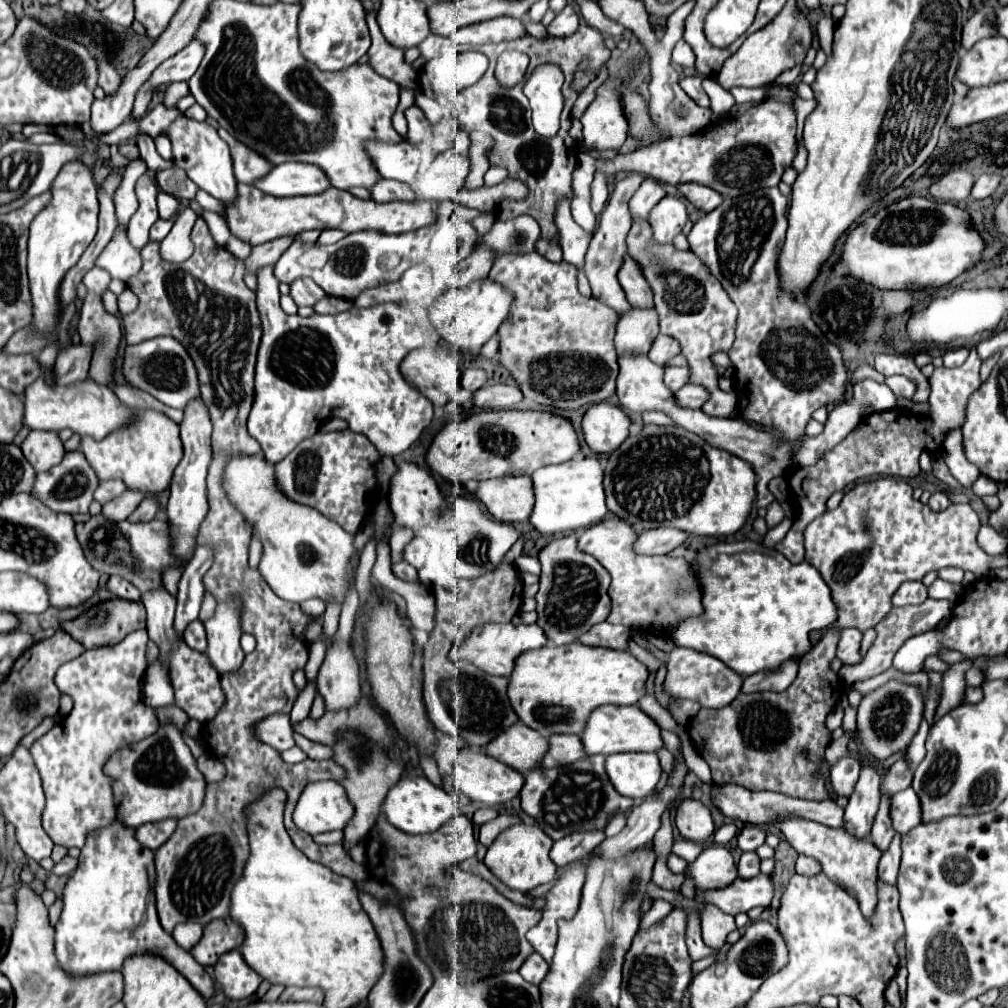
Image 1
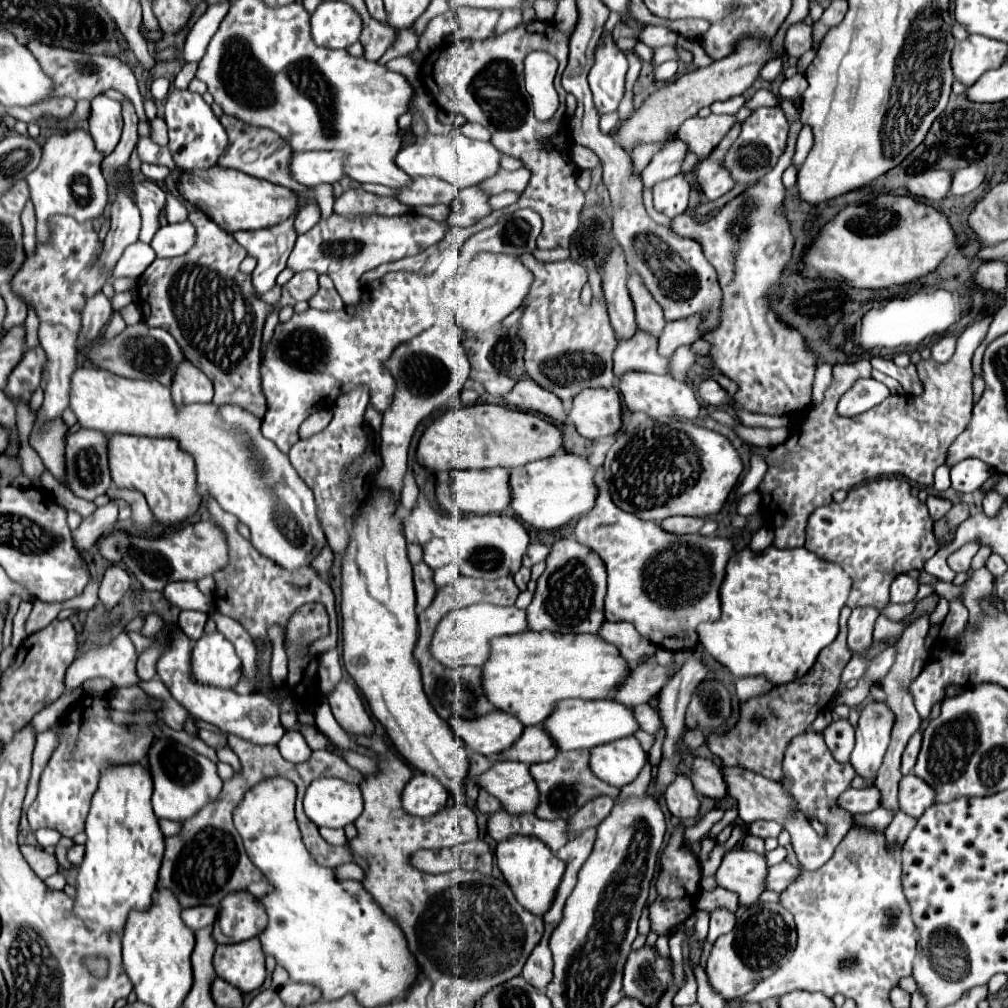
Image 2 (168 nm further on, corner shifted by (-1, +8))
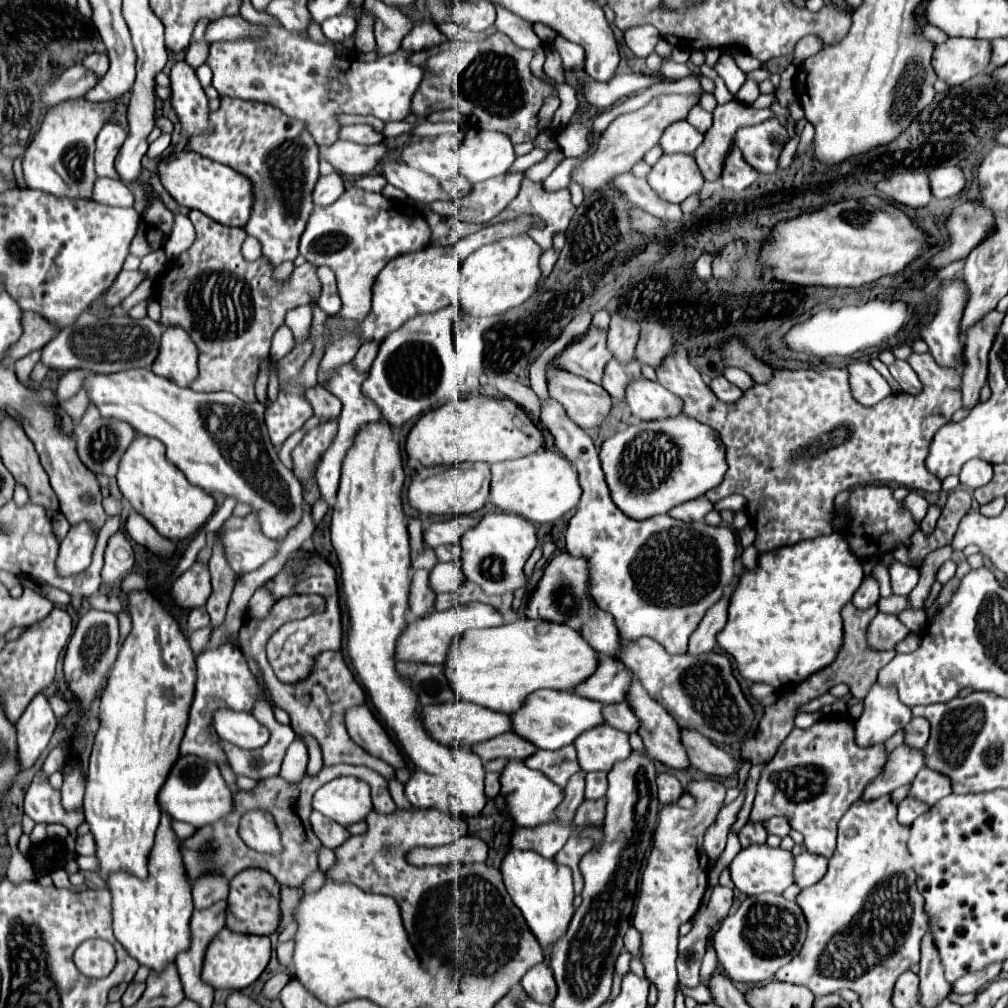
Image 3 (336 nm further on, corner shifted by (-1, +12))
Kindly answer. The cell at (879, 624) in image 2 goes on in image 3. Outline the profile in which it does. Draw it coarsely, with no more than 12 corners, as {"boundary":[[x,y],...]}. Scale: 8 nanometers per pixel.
{"boundary":[[925,609],[901,611],[899,619],[909,631],[919,633],[927,623]]}

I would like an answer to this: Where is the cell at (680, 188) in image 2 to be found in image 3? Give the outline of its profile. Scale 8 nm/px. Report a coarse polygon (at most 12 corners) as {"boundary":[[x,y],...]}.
{"boundary":[[665,153],[647,183],[669,203],[703,187],[693,155]]}

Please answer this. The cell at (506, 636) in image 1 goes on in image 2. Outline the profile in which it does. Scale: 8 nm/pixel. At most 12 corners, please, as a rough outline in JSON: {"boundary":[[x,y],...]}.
{"boundary":[[517,607],[451,611],[431,653],[447,667],[485,665],[491,641],[529,629]]}

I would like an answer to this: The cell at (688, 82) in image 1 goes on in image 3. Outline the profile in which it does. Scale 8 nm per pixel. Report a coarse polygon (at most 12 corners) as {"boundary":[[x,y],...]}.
{"boundary":[[701,105],[689,111],[687,121],[701,133],[711,127],[711,113]]}

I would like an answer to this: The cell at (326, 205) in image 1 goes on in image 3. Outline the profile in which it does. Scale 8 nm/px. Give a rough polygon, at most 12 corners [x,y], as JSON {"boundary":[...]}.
{"boundary":[[193,151],[157,173],[179,205],[229,227],[249,221],[249,179]]}

